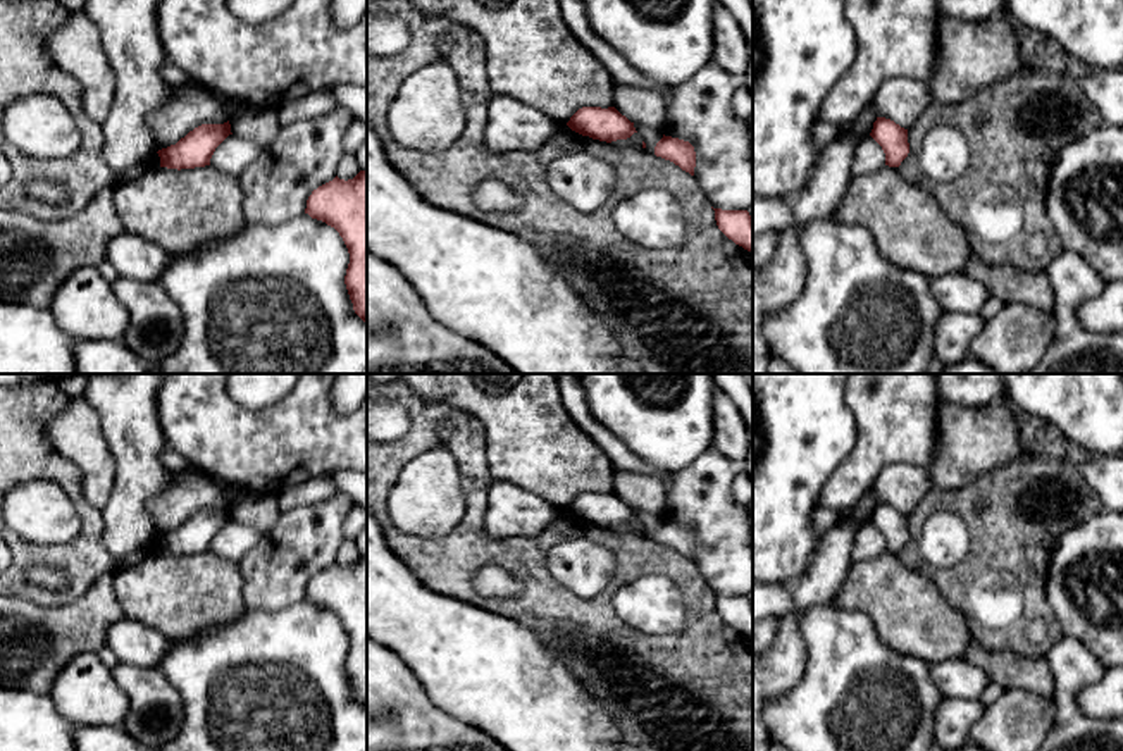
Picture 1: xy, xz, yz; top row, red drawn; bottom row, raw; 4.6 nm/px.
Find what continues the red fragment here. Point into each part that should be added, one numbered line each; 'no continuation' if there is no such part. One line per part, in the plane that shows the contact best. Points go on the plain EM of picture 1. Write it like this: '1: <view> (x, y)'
no continuation

